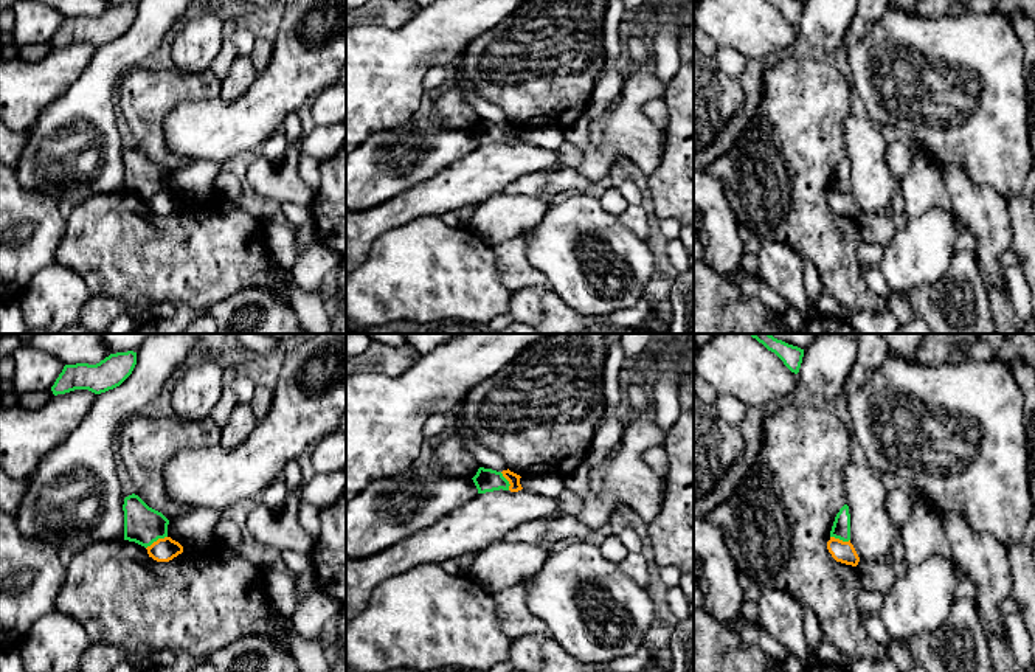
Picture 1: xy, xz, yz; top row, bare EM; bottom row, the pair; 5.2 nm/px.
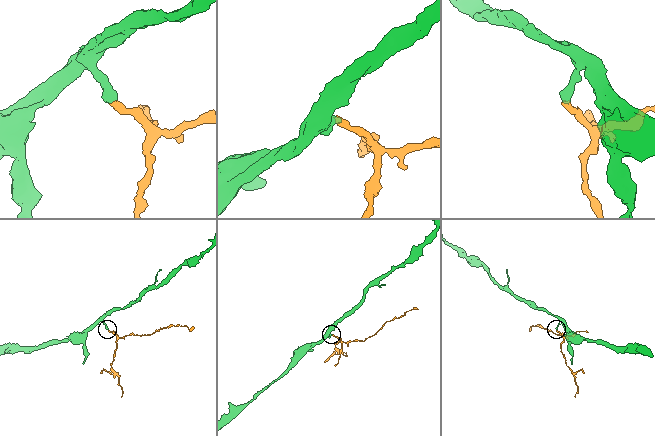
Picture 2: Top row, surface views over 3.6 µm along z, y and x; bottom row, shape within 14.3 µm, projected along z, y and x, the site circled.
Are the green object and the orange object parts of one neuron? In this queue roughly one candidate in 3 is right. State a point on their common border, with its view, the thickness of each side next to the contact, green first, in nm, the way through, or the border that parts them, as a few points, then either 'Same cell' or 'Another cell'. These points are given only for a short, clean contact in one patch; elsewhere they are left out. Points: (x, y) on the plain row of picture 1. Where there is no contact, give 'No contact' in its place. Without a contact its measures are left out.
Touches green at xy (155, 193). Thickness 200 nm (green) against 120 nm. Boundary: xy (166, 188), (154, 193), (146, 200). Another cell

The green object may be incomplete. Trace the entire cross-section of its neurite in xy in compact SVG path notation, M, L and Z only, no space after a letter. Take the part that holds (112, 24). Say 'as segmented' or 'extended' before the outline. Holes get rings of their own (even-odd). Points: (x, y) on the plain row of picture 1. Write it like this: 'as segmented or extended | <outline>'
as segmented | M133 3L110 6L96 17L65 17L51 43L54 48L74 42L101 47L119 39L132 26L135 17L137 5Z

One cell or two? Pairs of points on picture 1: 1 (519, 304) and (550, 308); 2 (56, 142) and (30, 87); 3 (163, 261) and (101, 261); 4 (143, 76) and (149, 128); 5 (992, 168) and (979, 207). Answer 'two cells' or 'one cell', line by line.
1: one cell
2: two cells
3: one cell
4: one cell
5: two cells

